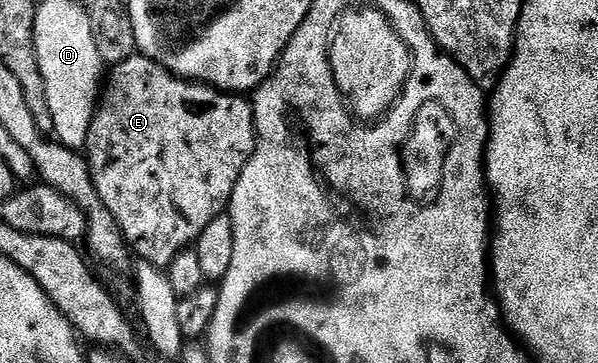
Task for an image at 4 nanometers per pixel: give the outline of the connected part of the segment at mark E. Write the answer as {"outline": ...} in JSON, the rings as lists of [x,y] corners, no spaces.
{"outline":[[[144,55],[129,57],[123,63],[112,66],[110,73],[100,90],[100,98],[91,119],[90,133],[86,137],[83,150],[87,158],[89,174],[95,183],[95,191],[101,196],[101,202],[111,211],[115,223],[121,229],[125,244],[140,260],[168,270],[175,255],[190,248],[197,242],[199,235],[203,235],[207,223],[211,223],[211,219],[215,219],[220,213],[228,210],[229,201],[233,198],[235,191],[235,183],[239,183],[239,175],[243,175],[243,167],[247,167],[257,146],[257,124],[253,118],[253,102],[245,95],[226,93],[220,89],[214,89],[212,85],[202,85],[199,81],[187,81],[183,77],[177,77]]]}

